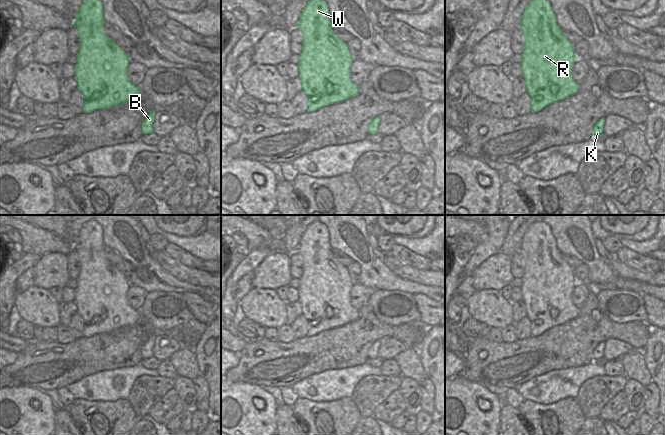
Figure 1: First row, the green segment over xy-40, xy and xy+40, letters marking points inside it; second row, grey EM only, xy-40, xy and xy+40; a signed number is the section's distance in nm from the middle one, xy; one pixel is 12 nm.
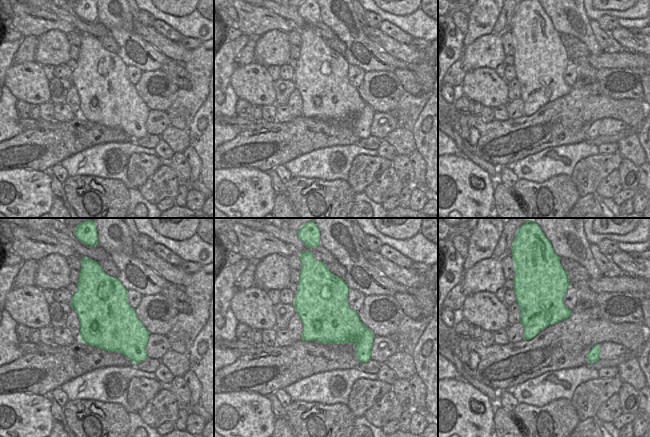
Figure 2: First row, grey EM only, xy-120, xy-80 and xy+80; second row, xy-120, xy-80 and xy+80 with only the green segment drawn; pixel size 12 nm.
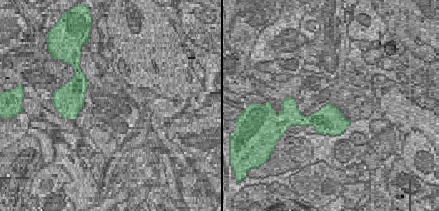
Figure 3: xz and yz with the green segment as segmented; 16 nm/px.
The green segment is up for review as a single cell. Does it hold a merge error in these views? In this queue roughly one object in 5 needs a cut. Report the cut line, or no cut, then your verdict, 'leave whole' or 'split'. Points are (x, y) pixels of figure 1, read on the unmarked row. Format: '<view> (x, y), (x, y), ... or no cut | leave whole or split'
no cut | leave whole

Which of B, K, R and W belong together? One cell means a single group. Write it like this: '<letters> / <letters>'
B K R W

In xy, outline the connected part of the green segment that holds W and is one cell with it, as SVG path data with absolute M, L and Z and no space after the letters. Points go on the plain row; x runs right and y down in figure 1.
M316 220L307 226L300 239L297 251L303 257L303 273L299 279L299 302L302 315L308 321L307 336L337 328L359 318L359 310L351 305L350 291L354 285L347 267L332 253L327 227Z

